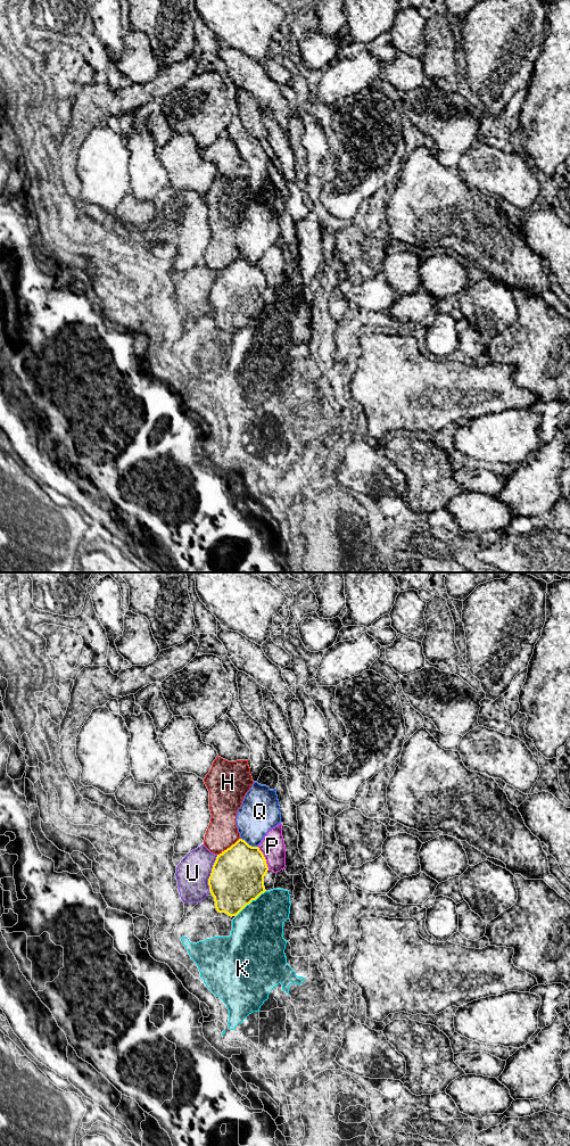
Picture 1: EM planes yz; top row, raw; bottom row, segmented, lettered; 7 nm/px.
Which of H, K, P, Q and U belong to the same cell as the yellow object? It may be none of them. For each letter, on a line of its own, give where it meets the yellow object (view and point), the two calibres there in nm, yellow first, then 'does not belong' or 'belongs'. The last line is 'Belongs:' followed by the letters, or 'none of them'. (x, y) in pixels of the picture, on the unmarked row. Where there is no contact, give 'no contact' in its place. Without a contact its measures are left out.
H: yz (230, 264) | 380/220 nm | does not belong
K: yz (250, 319) | 380/360 nm | does not belong
P: yz (264, 275) | 380/170 nm | does not belong
Q: yz (248, 262) | 380/280 nm | does not belong
U: yz (211, 290) | 380/240 nm | does not belong
Belongs: none of them

